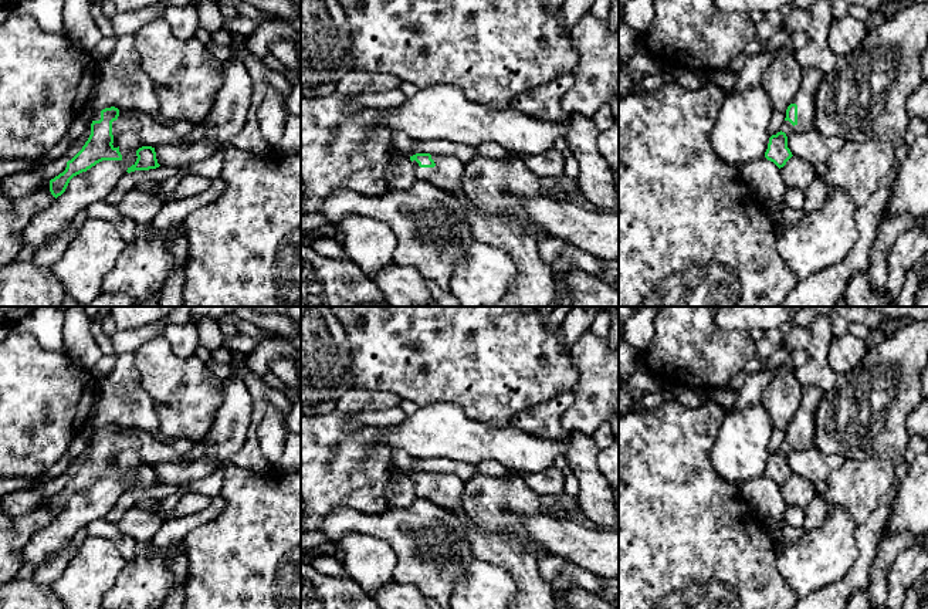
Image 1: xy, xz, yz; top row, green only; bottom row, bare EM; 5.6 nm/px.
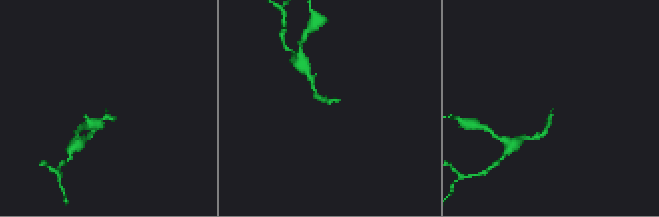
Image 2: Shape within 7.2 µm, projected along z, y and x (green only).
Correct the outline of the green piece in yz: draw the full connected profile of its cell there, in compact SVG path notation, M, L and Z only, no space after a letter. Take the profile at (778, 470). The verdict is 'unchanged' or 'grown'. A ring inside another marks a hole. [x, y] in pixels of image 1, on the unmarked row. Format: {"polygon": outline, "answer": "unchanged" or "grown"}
{"polygon": "M819 386L803 388L802 402L786 427L785 440L780 449L769 456L765 476L779 487L793 474L788 466L789 454L814 446L814 410L824 393Z", "answer": "grown"}

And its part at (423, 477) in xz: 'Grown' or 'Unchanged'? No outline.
Grown

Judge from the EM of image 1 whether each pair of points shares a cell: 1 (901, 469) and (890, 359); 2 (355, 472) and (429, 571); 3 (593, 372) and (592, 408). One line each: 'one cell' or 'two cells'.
1: one cell
2: two cells
3: one cell

